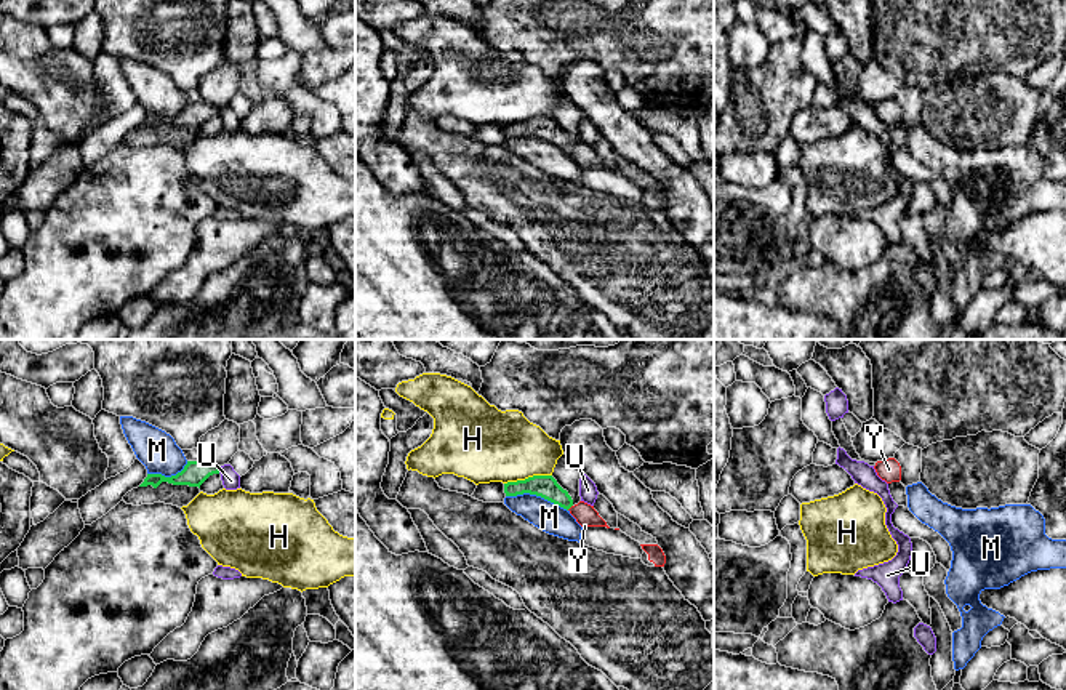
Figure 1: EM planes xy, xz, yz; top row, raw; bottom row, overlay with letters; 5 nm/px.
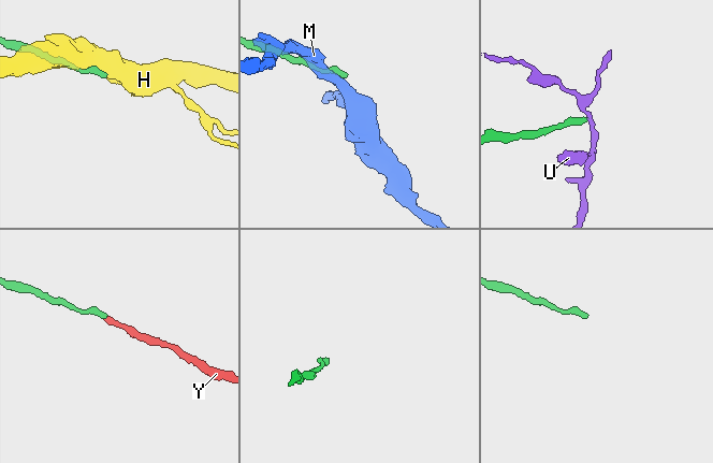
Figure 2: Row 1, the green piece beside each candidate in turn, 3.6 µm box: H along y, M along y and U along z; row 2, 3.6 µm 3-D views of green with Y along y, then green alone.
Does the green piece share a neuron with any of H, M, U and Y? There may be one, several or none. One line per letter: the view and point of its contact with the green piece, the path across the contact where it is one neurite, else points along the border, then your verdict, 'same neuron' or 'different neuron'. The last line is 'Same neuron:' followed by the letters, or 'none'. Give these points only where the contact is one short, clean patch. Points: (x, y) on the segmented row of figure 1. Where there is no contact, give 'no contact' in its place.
H: contact xz (528, 477); different neuron
M: contact xz (537, 495); border xz (506, 495), (535, 493), (567, 511); different neuron
U: contact xy (220, 468); border xy (221, 466), (218, 473); different neuron
Y: contact xz (569, 508); way xz (546, 487), (569, 508), (586, 516); same neuron
Same neuron: Y

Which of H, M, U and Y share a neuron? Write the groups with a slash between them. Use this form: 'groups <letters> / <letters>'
groups H / M / U / Y

